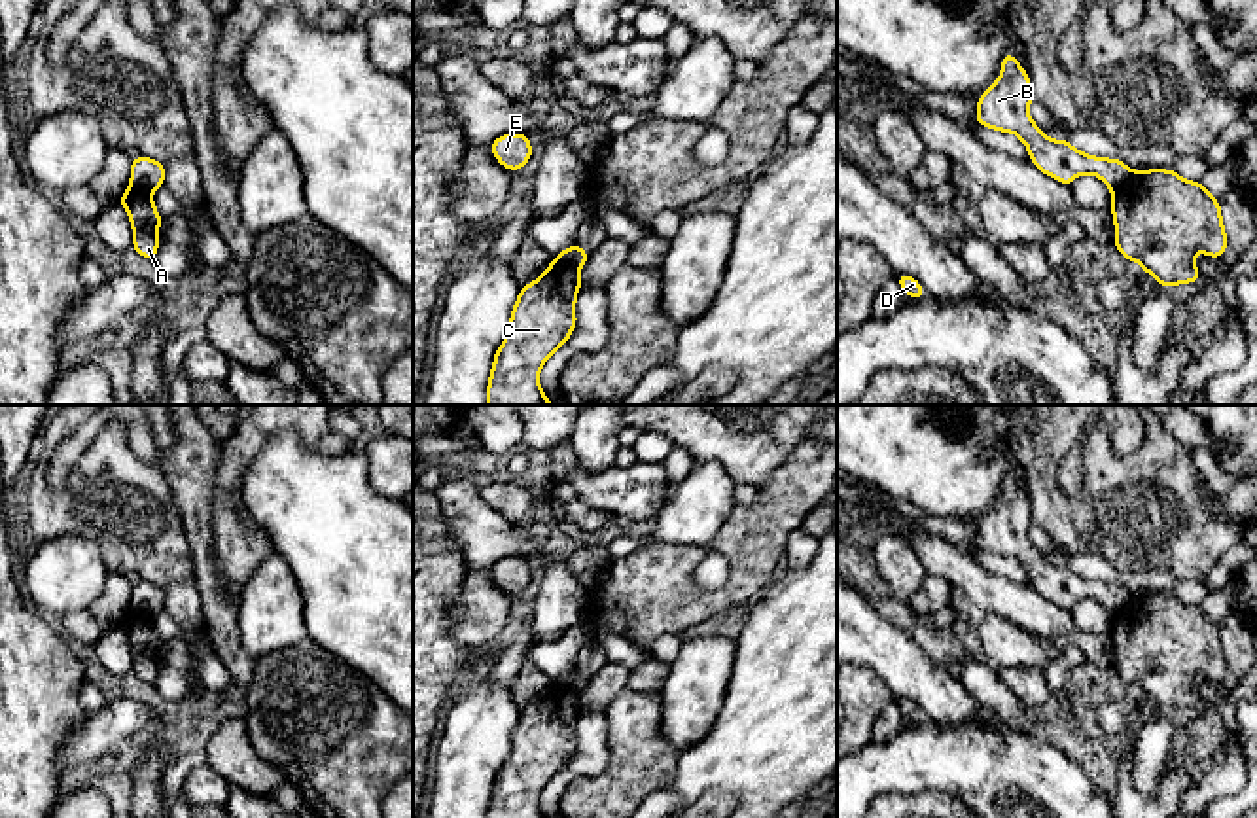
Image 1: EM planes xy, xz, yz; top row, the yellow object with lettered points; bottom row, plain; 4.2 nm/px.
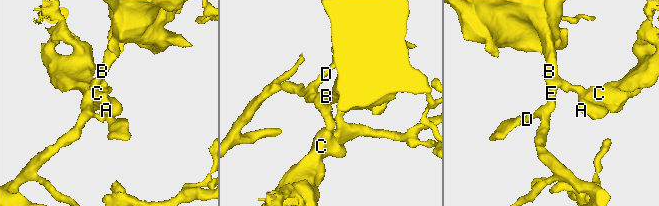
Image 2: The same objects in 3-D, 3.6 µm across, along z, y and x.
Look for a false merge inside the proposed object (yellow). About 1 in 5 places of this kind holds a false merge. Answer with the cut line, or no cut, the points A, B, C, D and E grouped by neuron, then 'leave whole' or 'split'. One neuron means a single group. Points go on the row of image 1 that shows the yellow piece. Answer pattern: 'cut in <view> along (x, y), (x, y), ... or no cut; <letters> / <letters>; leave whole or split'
cut in xz along (557, 256), (578, 269); A C / B D E; split

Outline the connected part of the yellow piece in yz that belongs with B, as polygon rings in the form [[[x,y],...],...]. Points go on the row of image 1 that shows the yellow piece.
[[[1007,51],[1000,78],[979,97],[975,121],[1017,134],[1026,144],[1030,161],[1066,186],[1079,174],[1094,174],[1109,187],[1124,182],[1130,174],[1126,163],[1092,157],[1075,150],[1068,140],[1045,136],[1028,114],[1032,100],[1030,76],[1020,68],[1018,59]]]

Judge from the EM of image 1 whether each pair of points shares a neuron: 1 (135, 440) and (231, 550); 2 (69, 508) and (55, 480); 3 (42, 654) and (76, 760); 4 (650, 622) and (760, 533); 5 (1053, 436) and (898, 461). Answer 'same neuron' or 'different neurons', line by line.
1: different neurons
2: different neurons
3: different neurons
4: same neuron
5: different neurons

